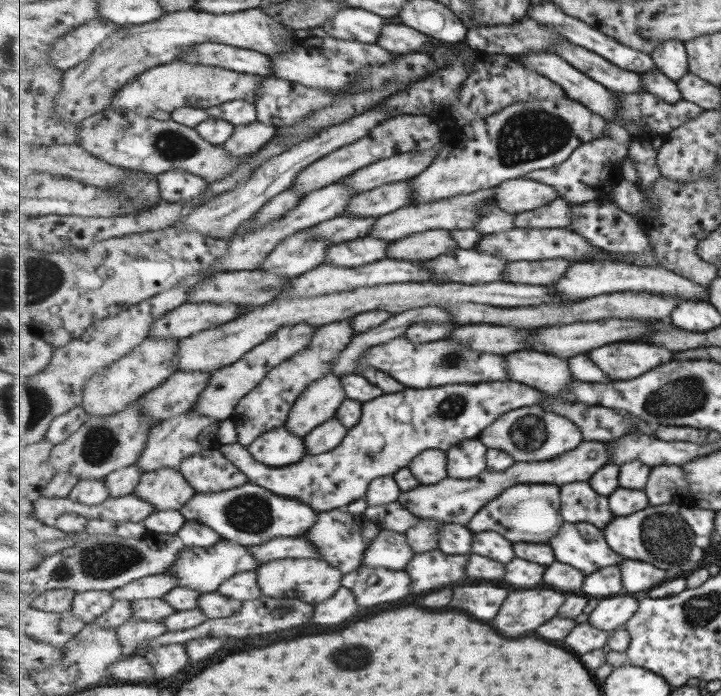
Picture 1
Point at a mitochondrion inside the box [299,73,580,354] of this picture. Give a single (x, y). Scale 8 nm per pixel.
(525, 136)

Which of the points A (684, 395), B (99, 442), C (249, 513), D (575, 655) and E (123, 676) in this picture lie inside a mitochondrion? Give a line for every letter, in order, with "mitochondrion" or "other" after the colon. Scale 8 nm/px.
A: mitochondrion
B: mitochondrion
C: mitochondrion
D: other
E: other

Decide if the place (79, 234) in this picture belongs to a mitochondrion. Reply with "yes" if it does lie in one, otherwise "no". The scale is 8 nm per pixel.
no

